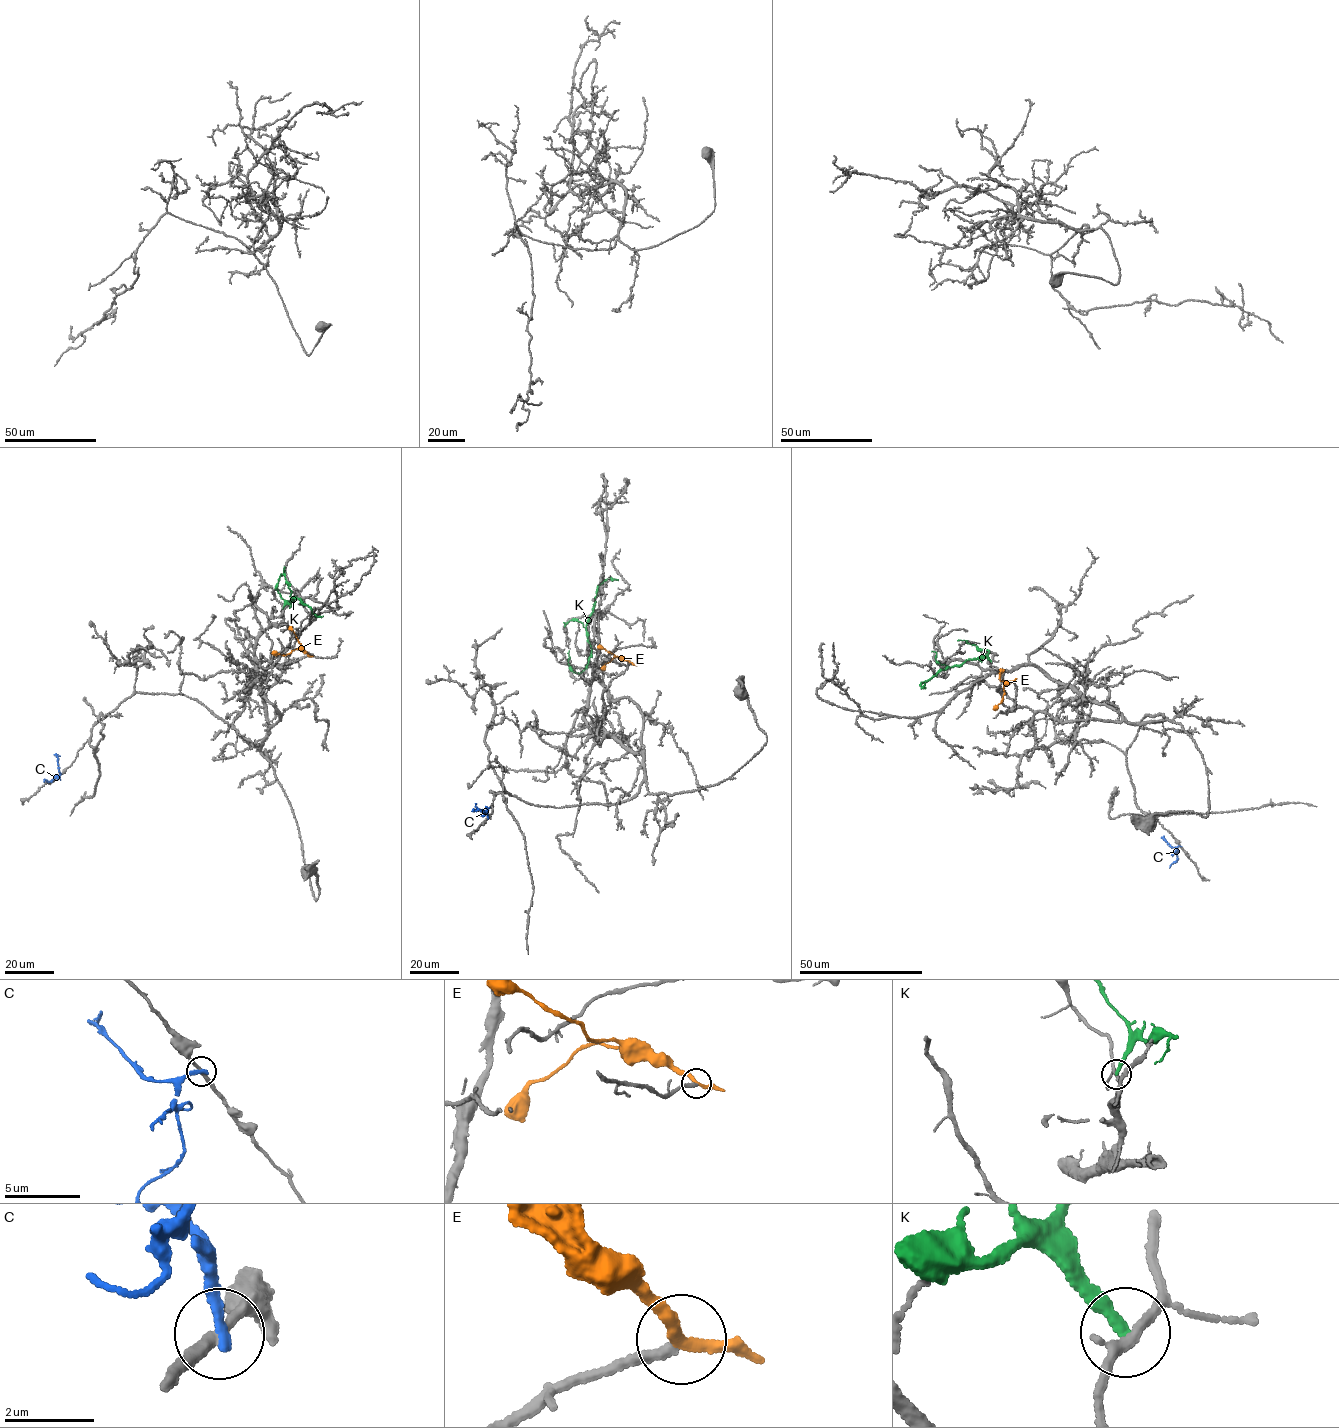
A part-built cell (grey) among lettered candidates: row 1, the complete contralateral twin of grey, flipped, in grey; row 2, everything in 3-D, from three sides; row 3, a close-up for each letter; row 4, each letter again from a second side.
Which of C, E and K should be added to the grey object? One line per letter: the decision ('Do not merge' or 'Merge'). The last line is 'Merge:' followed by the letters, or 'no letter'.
C: Do not merge
E: Do not merge
K: Do not merge
Merge: no letter

